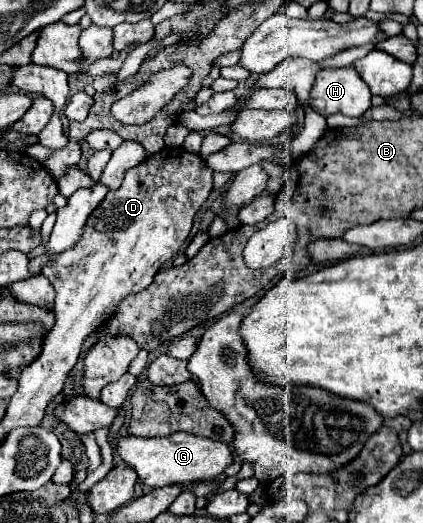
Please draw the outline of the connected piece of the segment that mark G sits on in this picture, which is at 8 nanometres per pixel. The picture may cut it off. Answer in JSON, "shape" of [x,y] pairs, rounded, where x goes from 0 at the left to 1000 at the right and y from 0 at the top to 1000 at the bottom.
{"shape":[[[409,828],[395,836],[291,836],[277,843],[281,874],[310,889],[324,904],[333,924],[357,935],[390,931],[390,927],[447,927],[466,920],[504,920],[513,916],[537,889],[551,885],[546,859],[537,847],[518,847],[489,836],[466,836],[452,828]]]}

